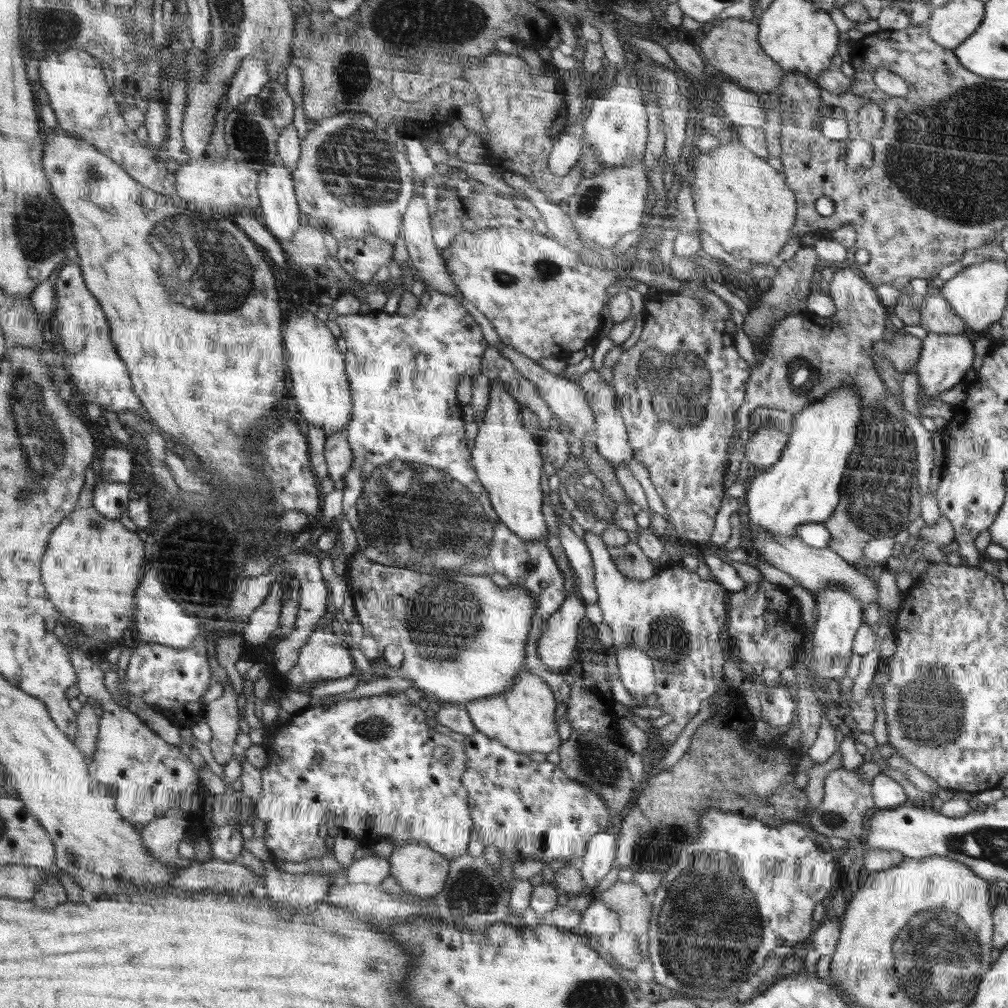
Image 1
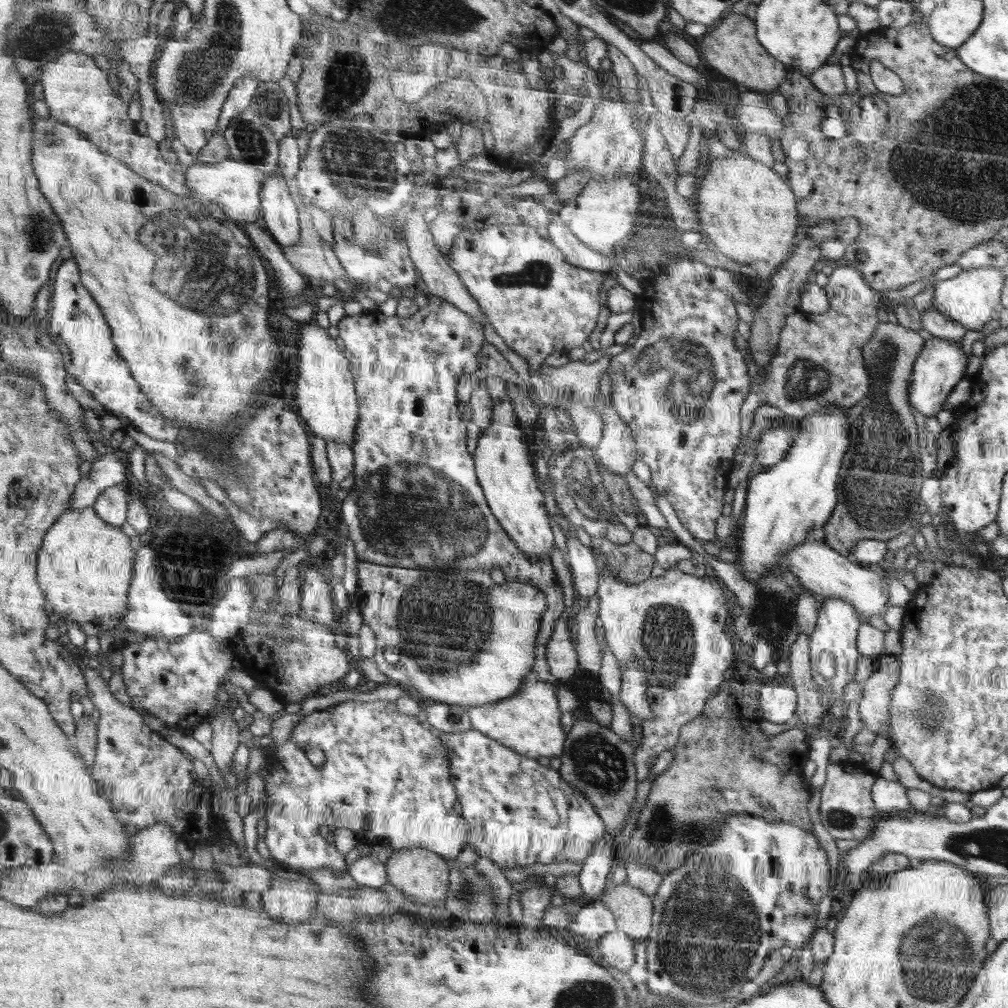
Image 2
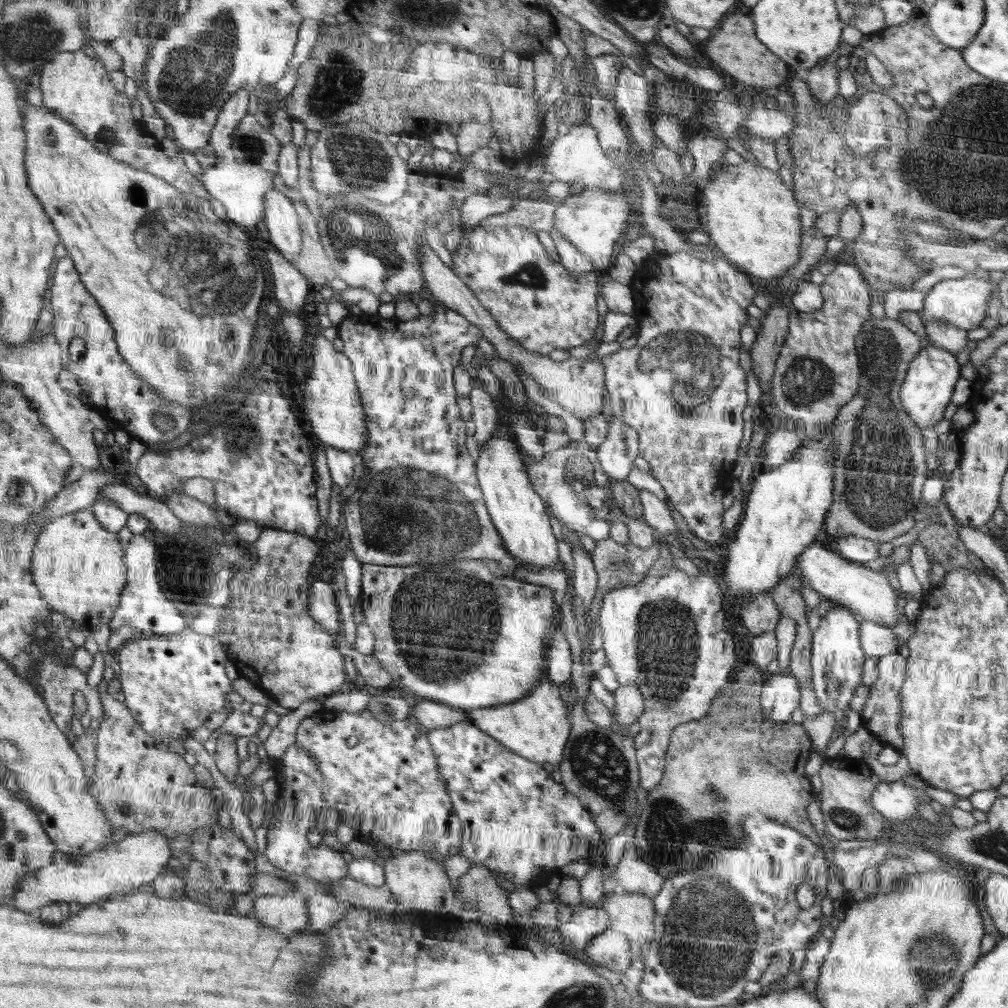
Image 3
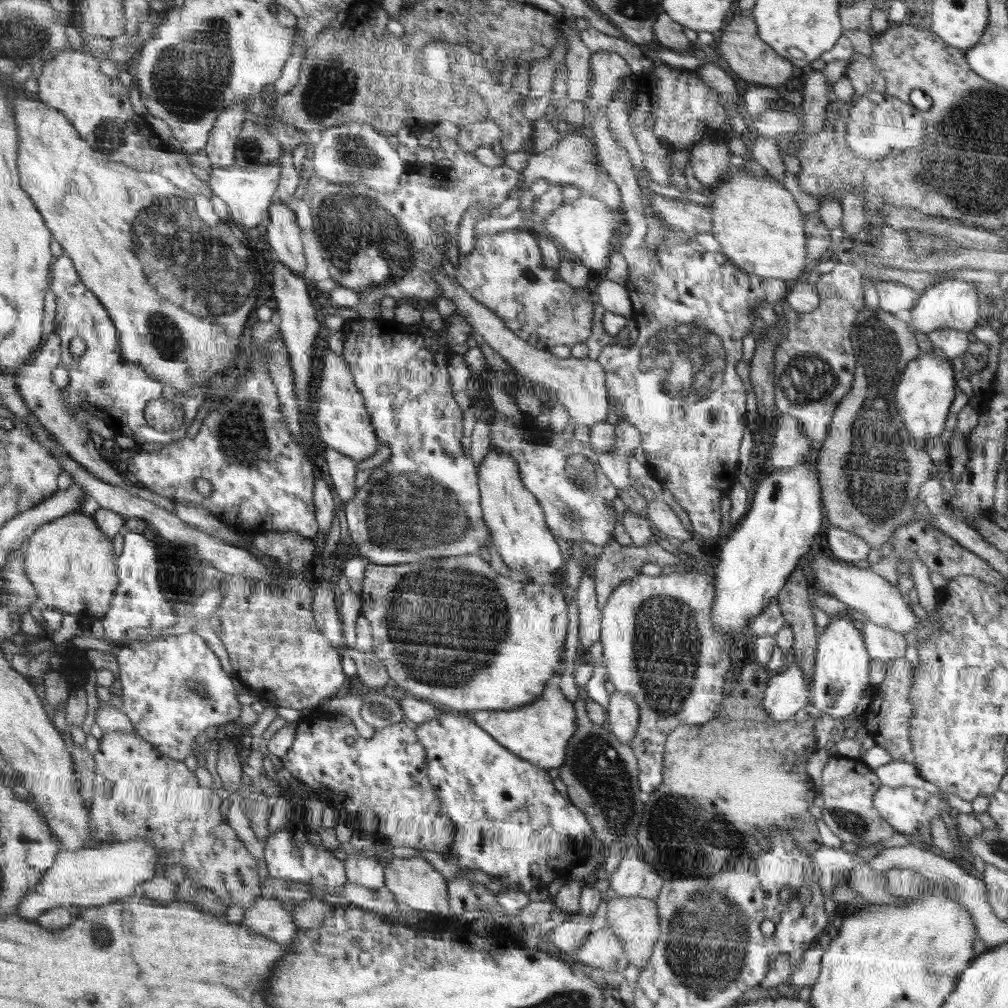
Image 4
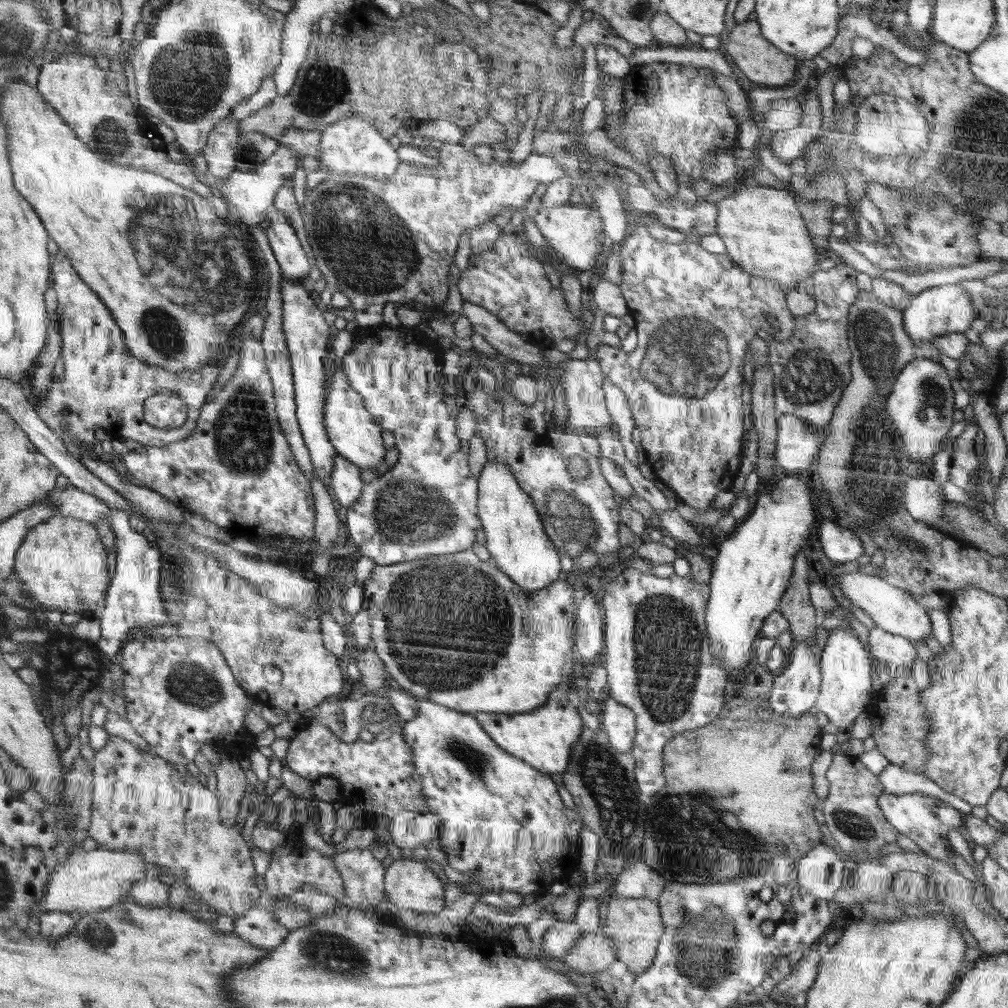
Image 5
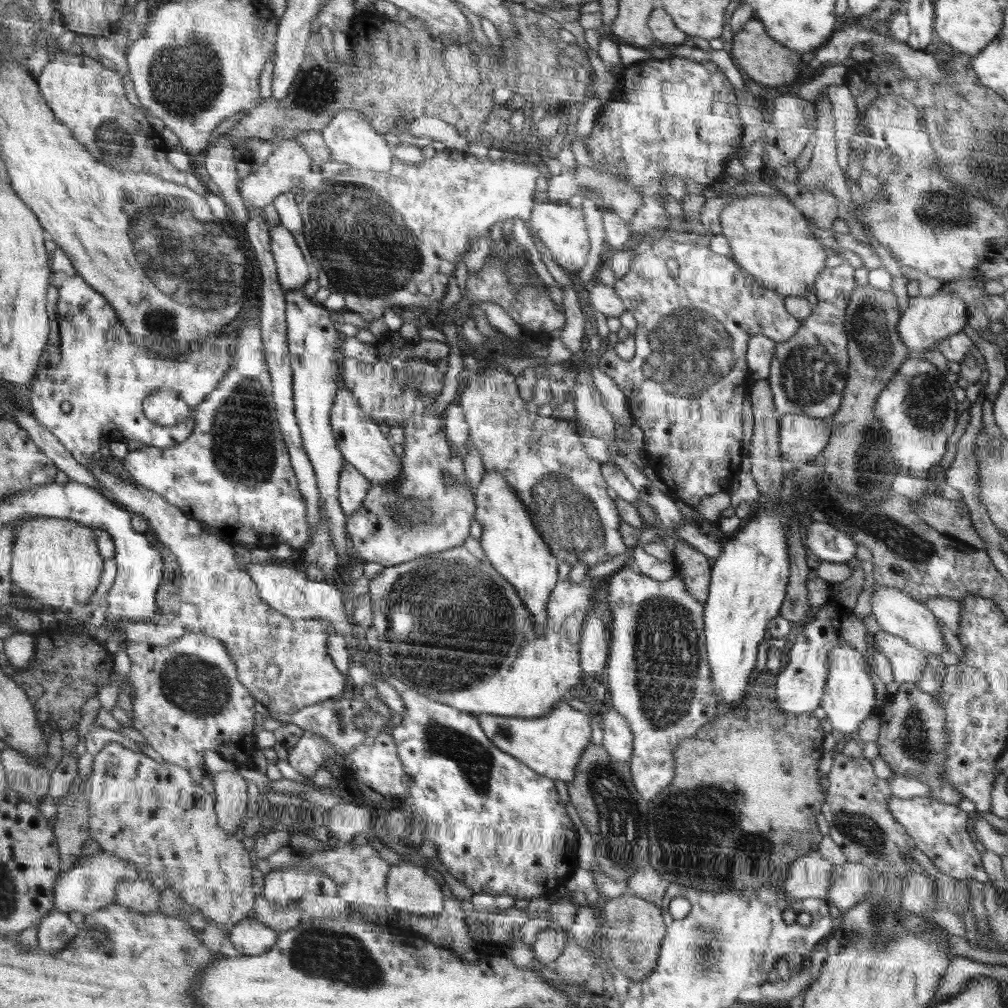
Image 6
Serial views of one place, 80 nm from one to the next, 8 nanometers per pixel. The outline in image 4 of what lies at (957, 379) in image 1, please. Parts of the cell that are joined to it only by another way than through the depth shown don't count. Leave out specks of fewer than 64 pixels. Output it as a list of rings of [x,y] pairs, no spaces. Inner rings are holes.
[[[920,353],[920,356],[907,364],[896,385],[895,407],[898,423],[904,423],[909,435],[912,435],[915,447],[927,451],[926,439],[938,436],[944,431],[952,400],[956,396],[954,370],[950,362],[940,359],[932,353]]]

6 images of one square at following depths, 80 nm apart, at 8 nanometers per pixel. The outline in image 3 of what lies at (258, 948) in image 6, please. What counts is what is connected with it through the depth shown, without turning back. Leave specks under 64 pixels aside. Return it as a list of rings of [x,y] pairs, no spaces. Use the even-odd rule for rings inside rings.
[[[297,891],[256,897],[251,914],[284,936],[292,936],[309,926],[306,898]]]

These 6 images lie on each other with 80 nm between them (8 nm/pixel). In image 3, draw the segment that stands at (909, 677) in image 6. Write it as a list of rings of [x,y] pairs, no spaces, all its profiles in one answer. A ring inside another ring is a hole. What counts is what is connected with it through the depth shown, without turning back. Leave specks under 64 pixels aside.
[[[860,619],[859,634],[862,650],[867,657],[896,654],[901,645],[896,634],[876,622]]]

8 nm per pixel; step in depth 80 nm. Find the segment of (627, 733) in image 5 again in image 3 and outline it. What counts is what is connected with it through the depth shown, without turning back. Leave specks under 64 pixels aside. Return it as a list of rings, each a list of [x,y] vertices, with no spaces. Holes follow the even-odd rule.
[[[634,685],[618,687],[612,696],[614,696],[615,711],[613,727],[624,734],[629,726],[645,713],[644,698]]]

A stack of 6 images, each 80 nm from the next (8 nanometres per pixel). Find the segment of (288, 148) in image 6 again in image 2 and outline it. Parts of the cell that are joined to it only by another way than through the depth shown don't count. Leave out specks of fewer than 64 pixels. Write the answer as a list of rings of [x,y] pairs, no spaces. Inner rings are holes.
[[[226,159],[218,163],[192,163],[187,167],[186,183],[191,189],[190,197],[208,198],[208,202],[219,205],[227,219],[240,224],[255,222],[262,215],[260,190],[264,186],[266,174],[255,165],[242,160]]]

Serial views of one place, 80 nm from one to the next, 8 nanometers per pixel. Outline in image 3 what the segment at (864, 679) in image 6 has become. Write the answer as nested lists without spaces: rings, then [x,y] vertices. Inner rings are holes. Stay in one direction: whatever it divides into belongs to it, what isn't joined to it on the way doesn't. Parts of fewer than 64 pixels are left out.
[[[834,606],[821,618],[820,626],[813,632],[811,648],[811,681],[818,704],[823,711],[837,713],[850,709],[856,686],[861,682],[864,654],[860,644],[860,619],[852,609]]]

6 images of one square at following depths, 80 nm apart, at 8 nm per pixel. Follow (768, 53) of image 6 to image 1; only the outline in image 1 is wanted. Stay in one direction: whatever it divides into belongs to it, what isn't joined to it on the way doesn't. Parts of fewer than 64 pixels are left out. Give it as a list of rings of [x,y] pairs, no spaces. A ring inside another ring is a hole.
[[[729,17],[722,20],[718,26],[714,25],[699,46],[704,56],[707,56],[708,62],[717,71],[728,75],[740,88],[764,96],[779,87],[785,73],[783,68],[760,48],[761,44],[756,42],[756,34],[758,26],[752,20]]]

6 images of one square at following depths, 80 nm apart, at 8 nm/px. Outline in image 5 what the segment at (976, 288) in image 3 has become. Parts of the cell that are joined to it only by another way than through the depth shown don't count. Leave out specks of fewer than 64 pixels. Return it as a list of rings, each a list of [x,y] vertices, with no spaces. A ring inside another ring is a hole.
[[[954,281],[952,284],[933,286],[910,296],[907,305],[903,307],[903,325],[914,344],[920,341],[932,342],[935,336],[966,332],[975,315],[976,310],[970,295],[958,281]]]

